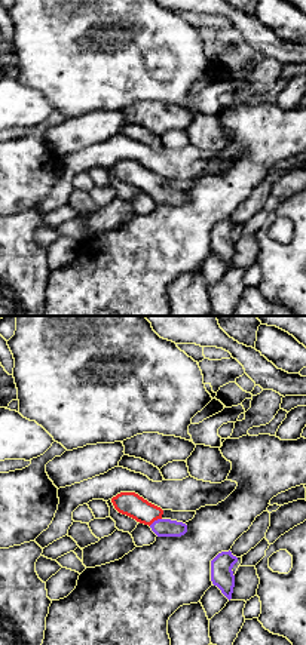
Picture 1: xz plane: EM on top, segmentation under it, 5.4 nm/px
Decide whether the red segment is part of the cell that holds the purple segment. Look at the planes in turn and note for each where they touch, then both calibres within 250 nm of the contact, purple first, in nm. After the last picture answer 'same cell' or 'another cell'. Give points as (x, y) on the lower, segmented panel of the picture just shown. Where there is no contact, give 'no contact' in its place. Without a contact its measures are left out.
meets purple at (155, 521); 100 nm thick on the purple side, 130 nm on the other

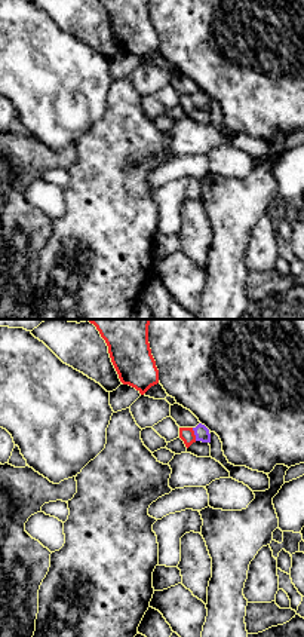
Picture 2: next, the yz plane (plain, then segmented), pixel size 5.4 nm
meets purple at (195, 434); 80 nm thick on the purple side, 80 nm on the other

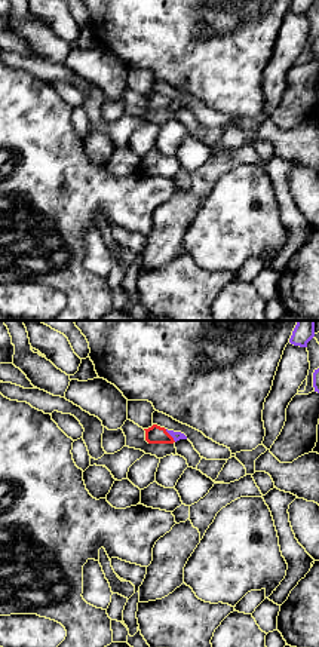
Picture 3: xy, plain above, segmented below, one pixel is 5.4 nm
meets purple at (169, 434); 50 nm thick on the purple side, 100 nm on the other

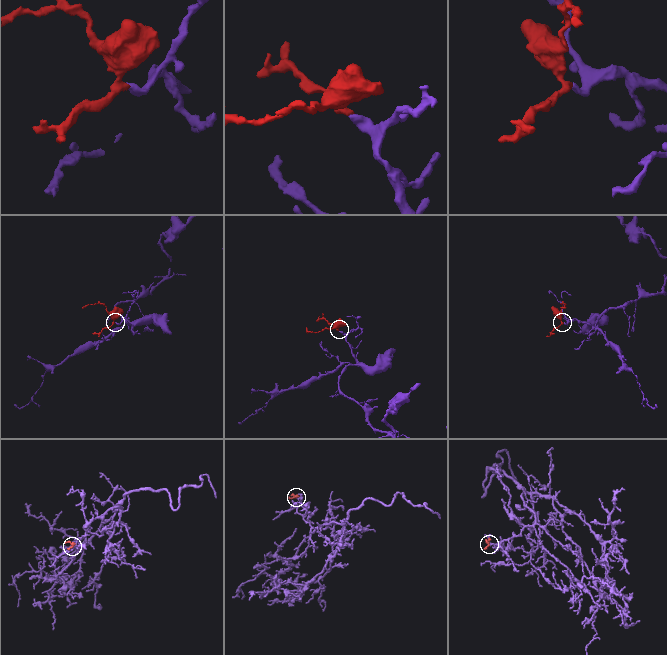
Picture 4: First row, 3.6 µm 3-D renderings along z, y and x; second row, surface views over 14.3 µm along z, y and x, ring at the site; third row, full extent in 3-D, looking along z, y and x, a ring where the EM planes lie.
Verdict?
same cell

